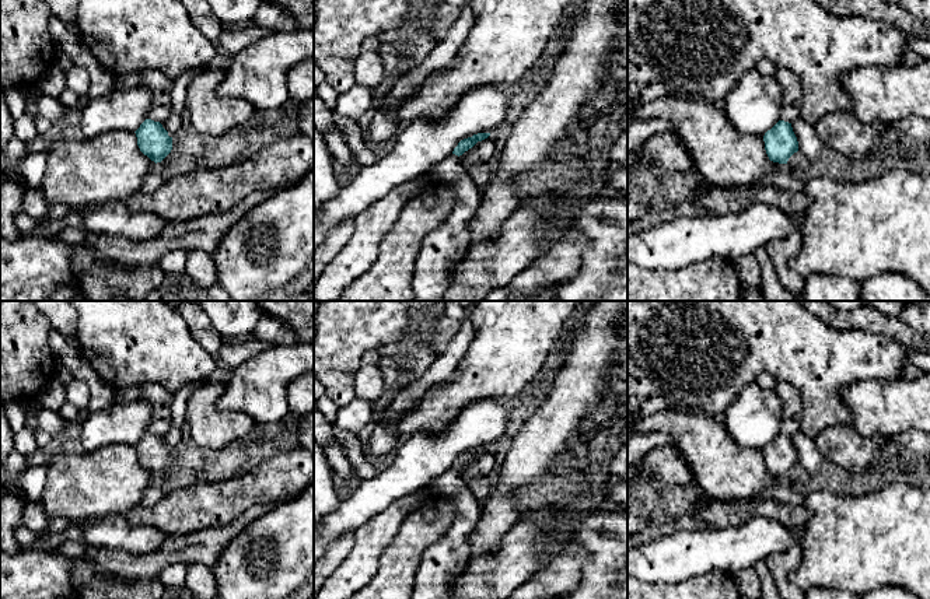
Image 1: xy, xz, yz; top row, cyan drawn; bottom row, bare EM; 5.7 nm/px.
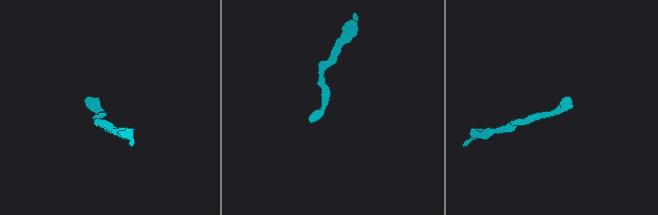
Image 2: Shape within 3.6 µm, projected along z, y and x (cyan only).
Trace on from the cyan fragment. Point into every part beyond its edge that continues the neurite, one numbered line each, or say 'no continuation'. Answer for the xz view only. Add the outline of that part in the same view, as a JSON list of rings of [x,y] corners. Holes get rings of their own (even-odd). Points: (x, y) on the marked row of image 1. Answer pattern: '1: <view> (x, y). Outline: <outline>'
1: xz (448, 244). Outline: [[[458,155],[445,157],[433,168],[431,175],[440,185],[454,190],[455,204],[443,225],[423,239],[413,274],[413,301],[443,300],[451,284],[451,266],[469,249],[468,224],[482,202],[482,190]]]

